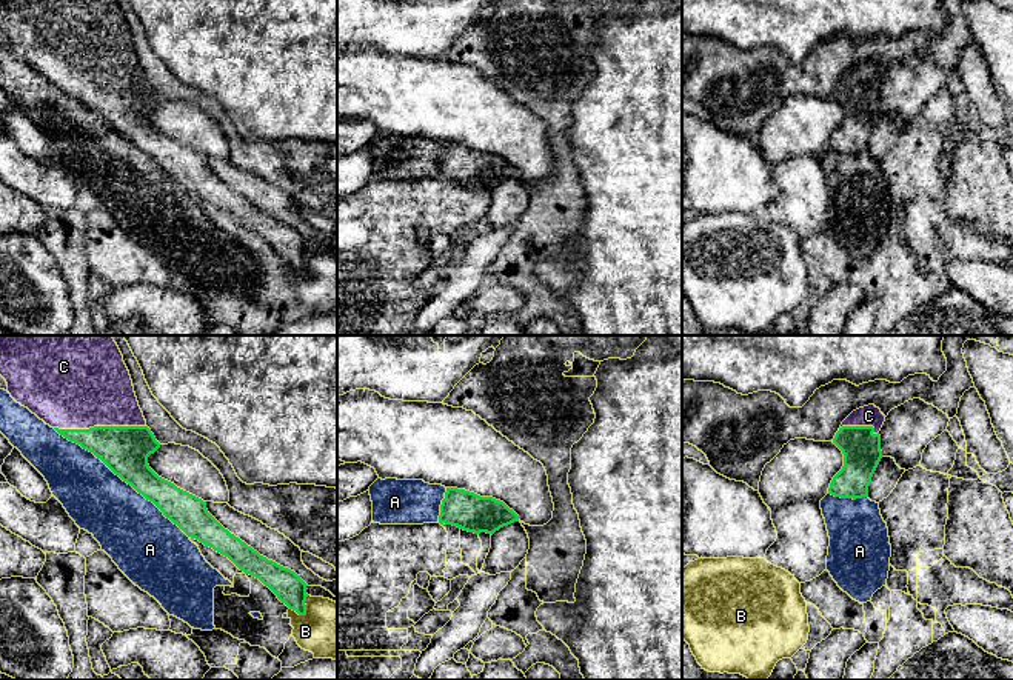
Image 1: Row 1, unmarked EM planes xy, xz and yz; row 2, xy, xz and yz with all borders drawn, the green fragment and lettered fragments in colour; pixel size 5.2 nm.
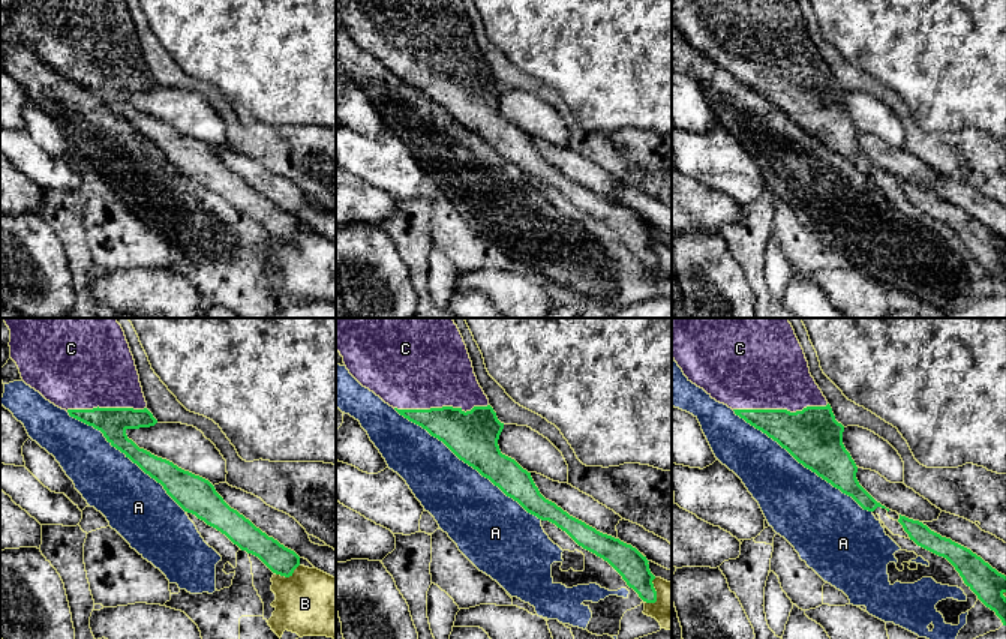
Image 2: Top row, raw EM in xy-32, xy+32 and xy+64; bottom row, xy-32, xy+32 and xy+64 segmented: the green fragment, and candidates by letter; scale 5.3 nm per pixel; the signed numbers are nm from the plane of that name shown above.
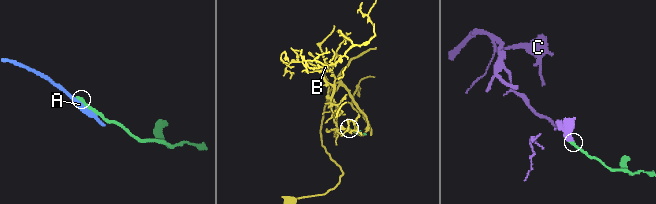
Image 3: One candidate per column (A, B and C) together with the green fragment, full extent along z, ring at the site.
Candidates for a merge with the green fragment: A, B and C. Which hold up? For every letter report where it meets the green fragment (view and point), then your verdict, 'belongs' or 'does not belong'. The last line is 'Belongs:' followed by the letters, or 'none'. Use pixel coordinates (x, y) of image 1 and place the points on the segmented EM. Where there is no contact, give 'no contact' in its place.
A: meets green in xy at (120, 477); does not belong
B: meets green in xy at (305, 613); does not belong
C: meets green in xy at (99, 426); belongs
Belongs: C

